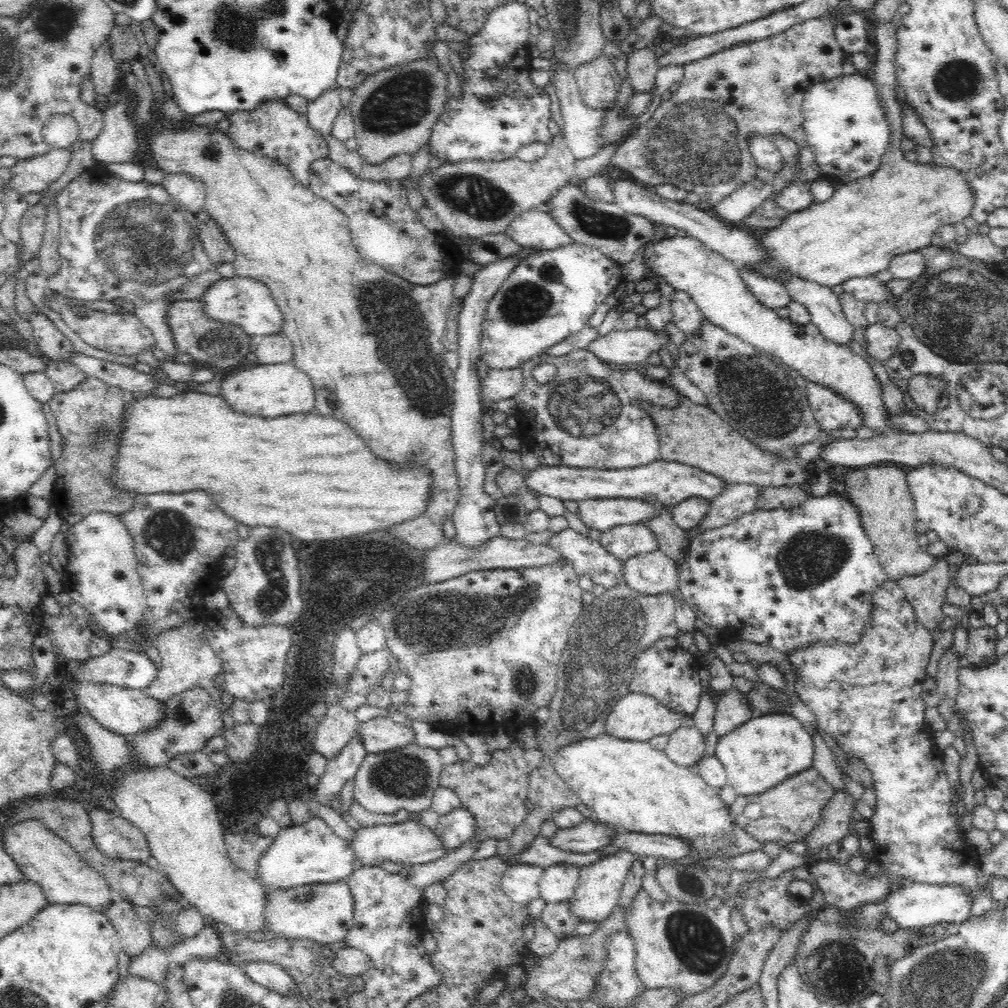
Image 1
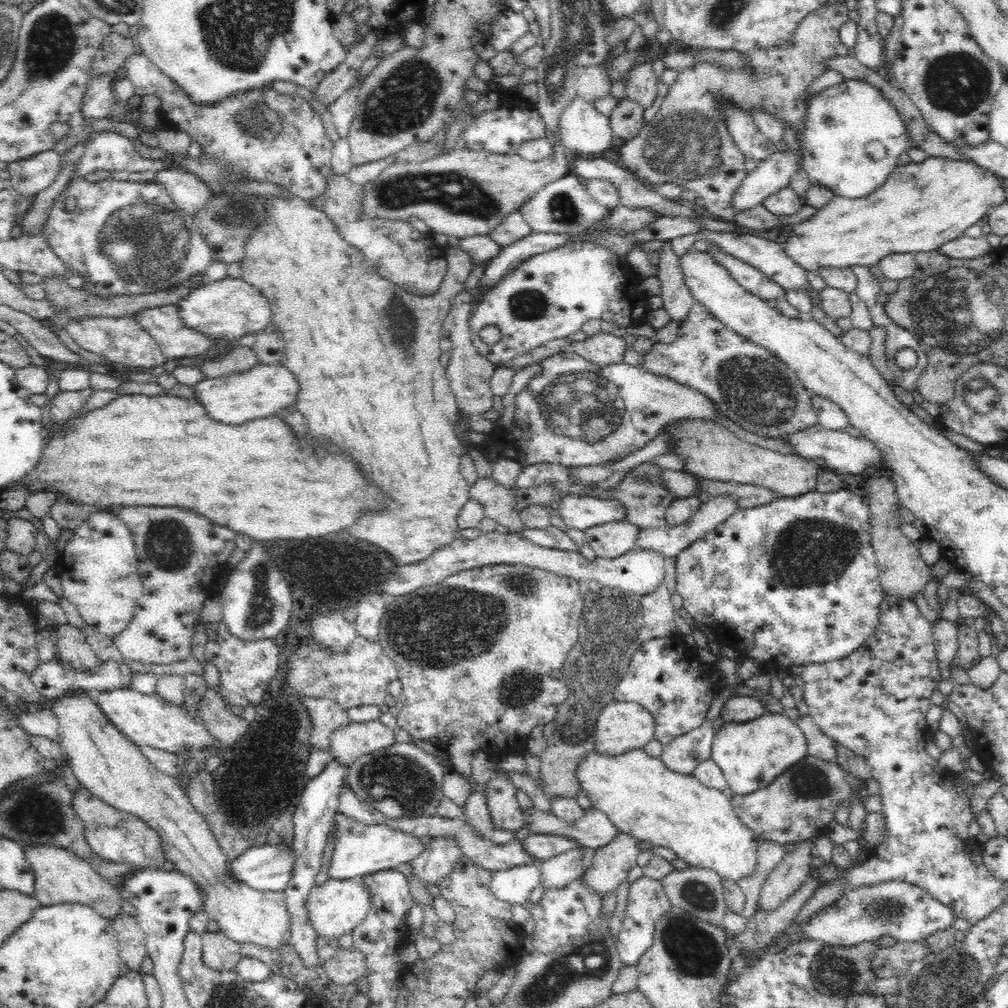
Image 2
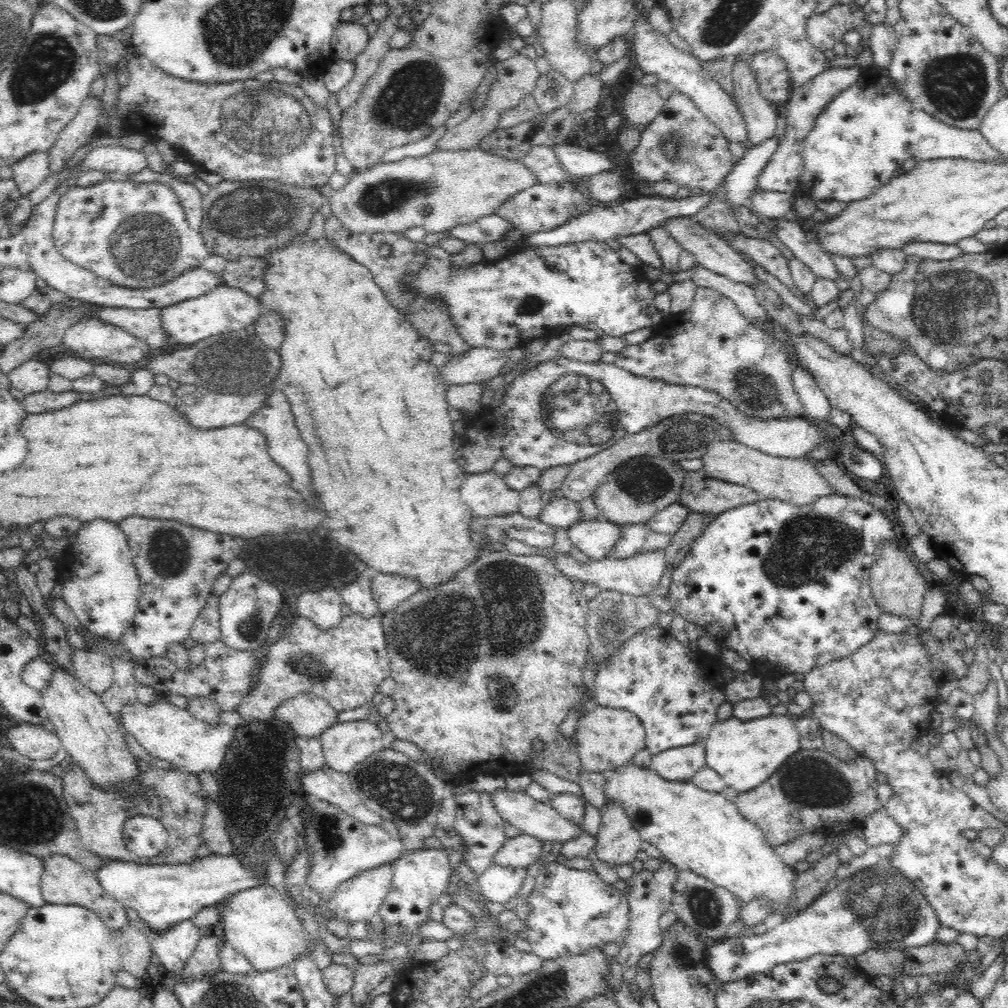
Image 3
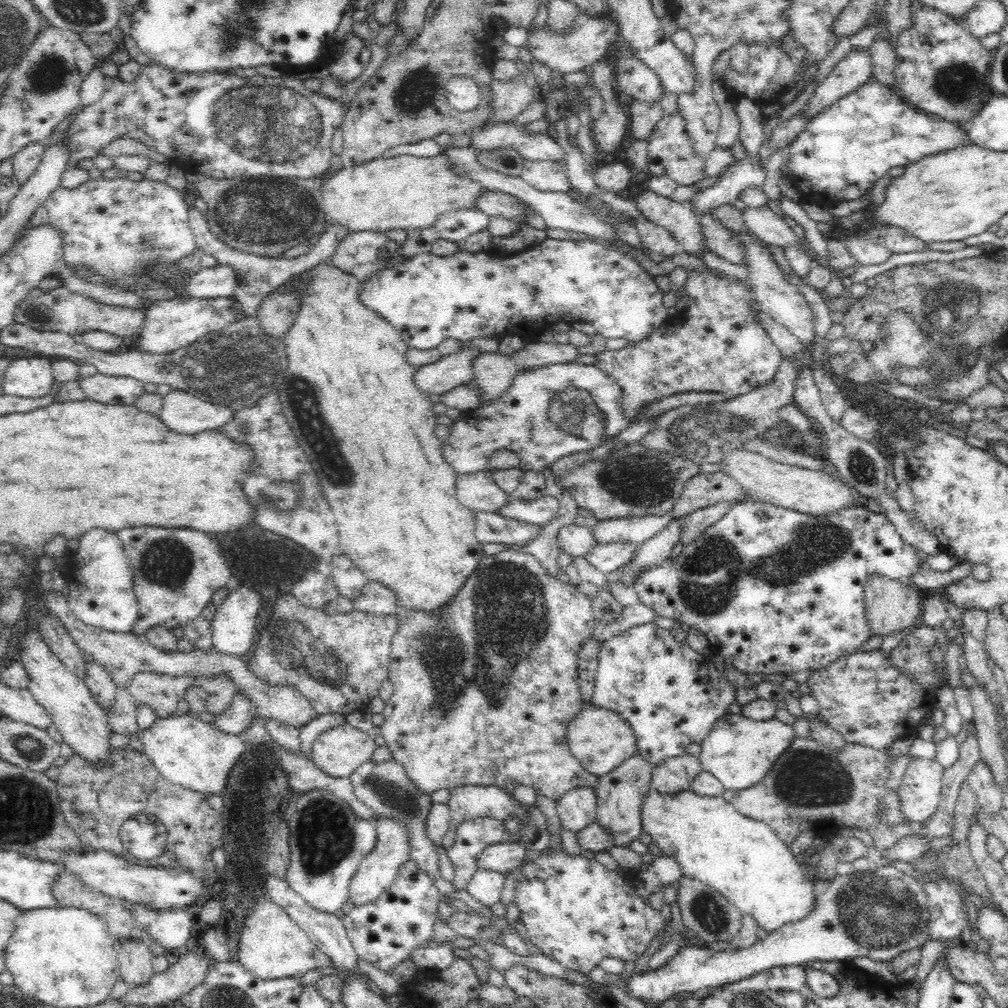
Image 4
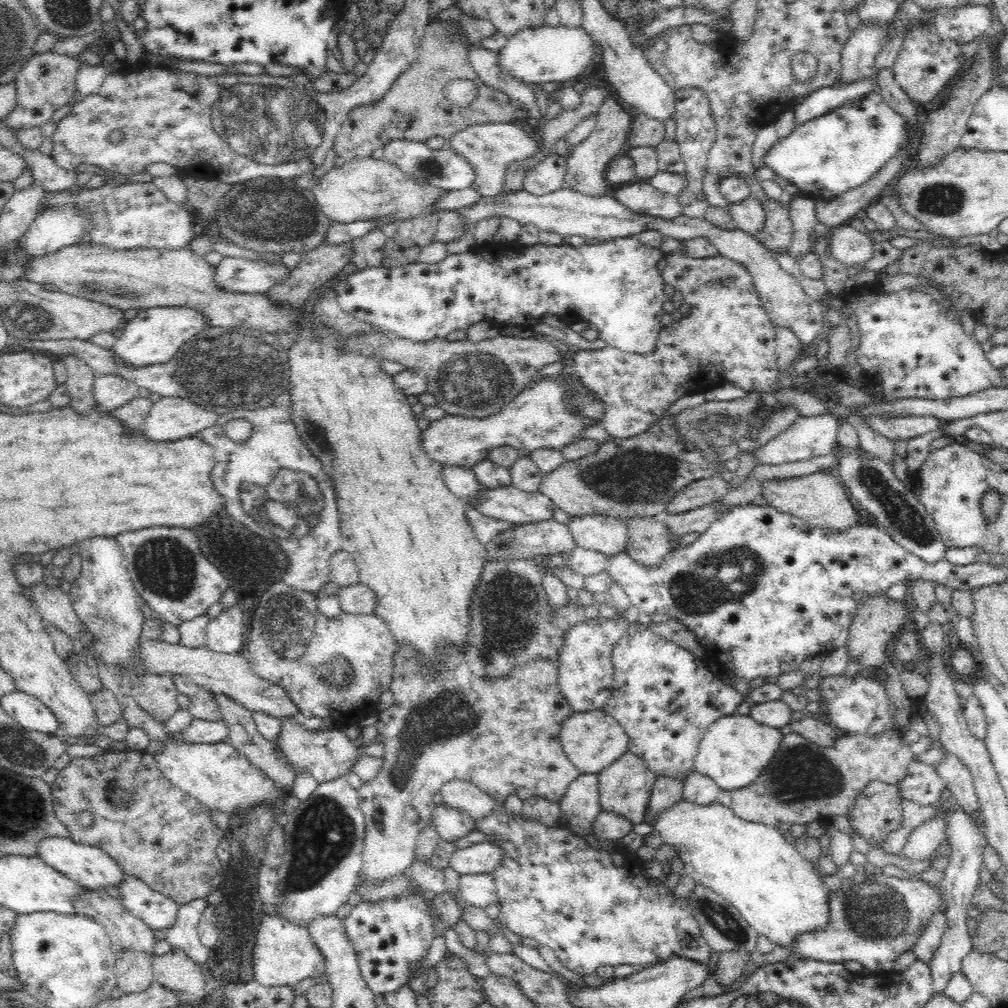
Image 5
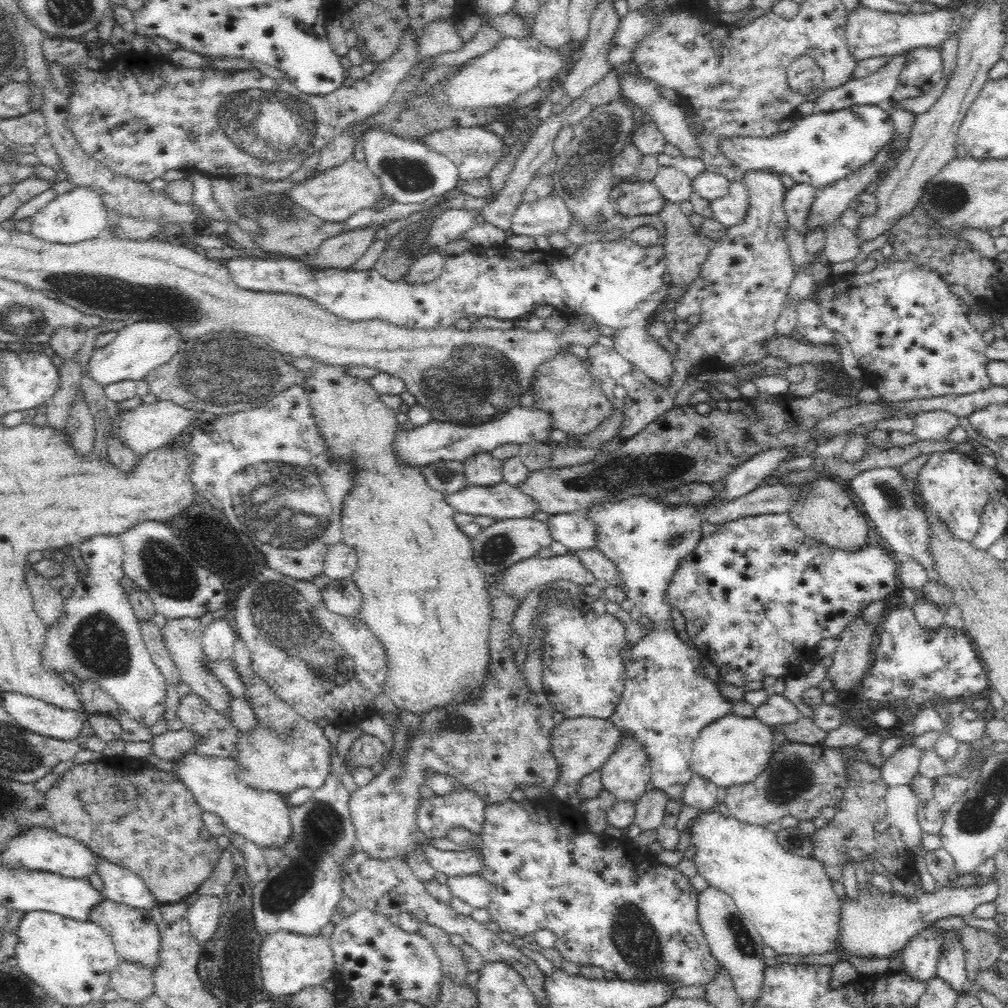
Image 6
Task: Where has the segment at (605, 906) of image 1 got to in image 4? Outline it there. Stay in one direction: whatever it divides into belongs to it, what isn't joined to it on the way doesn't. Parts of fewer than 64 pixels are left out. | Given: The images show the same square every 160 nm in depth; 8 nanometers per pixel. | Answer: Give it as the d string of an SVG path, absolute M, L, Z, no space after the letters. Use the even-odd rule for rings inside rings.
M640 754L633 755L608 774L599 776L597 787L597 812L596 822L600 823L612 833L614 845L628 847L632 840L644 830L642 826L642 804L644 796L651 788L652 770L654 766L646 761Z

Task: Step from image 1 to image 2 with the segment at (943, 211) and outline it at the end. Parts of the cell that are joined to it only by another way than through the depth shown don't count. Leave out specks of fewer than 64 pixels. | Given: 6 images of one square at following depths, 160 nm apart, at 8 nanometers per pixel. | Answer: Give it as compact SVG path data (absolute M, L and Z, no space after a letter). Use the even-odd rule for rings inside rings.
M928 157L919 163L906 160L905 165L897 165L886 182L868 196L844 198L834 195L824 208L816 209L816 214L808 220L794 224L784 243L784 251L806 272L816 274L822 267L869 267L891 254L936 251L945 242L964 235L966 228L974 226L992 207L1004 202L1006 190L1000 176L976 163L938 157Z

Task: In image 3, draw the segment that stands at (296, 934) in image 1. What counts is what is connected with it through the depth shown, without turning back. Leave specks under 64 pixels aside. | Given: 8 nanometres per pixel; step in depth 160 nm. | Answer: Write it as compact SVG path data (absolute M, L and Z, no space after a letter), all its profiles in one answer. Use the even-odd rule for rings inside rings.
M384 863L349 878L331 898L322 900L323 908L335 913L331 918L340 918L347 924L370 921L393 886L393 865Z

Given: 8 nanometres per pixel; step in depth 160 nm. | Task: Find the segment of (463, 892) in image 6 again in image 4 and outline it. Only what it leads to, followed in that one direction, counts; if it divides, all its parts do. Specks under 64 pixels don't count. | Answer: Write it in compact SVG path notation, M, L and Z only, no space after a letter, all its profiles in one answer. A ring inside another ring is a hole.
M478 869L472 875L465 890L484 906L491 907L500 901L506 876L507 873Z

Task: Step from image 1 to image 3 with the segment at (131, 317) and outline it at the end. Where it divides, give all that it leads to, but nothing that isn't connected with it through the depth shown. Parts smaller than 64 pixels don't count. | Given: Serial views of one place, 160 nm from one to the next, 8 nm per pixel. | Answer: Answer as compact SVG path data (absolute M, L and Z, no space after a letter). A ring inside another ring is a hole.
M84 319L76 324L69 326L63 336L63 343L66 348L70 348L76 356L84 359L103 358L108 364L132 364L153 354L152 348L132 336L129 332L122 330L119 326L106 324L101 320Z

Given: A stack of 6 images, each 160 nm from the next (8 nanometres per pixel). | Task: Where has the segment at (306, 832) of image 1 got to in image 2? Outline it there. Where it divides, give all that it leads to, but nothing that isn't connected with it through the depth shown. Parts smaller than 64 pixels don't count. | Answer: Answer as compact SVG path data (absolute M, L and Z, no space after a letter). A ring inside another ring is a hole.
M283 842L280 846L274 845L264 847L250 847L240 856L229 860L229 875L238 882L243 882L259 891L280 891L283 892L290 882L292 869L294 866L291 844Z

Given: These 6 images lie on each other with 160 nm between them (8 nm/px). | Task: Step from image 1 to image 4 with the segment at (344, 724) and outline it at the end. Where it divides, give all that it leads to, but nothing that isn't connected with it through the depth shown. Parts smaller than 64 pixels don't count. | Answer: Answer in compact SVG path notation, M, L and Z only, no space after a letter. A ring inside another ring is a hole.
M45 591L43 596L44 606L48 609L48 613L58 617L60 623L64 625L64 628L76 641L80 650L88 652L94 661L106 669L117 688L127 687L134 675L140 672L158 672L170 676L188 676L188 674L193 674L193 676L218 676L218 674L225 674L236 685L238 694L245 692L245 696L253 702L257 716L263 720L272 718L282 721L286 725L300 728L320 715L316 714L316 711L311 707L310 701L304 698L304 695L298 689L270 685L268 682L256 677L249 669L245 659L218 653L216 650L196 648L190 650L190 652L160 650L160 647L150 644L146 638L134 633L110 632L84 623L73 614L68 599L61 591Z

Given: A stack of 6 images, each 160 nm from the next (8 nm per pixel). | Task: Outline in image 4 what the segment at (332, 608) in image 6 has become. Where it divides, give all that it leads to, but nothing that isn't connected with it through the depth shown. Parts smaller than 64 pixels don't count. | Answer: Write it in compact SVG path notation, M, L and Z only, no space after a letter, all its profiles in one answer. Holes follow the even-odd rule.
M368 581L362 592L353 600L353 610L394 616L399 612L396 599L393 590L384 588L379 582Z

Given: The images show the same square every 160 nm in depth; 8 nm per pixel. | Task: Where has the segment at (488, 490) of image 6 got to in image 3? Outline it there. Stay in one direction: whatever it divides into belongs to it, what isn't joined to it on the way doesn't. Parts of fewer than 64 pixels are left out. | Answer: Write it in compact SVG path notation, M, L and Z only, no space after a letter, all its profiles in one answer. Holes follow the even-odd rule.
M558 496L545 500L544 508L538 520L550 526L565 528L582 522L580 519L580 503Z

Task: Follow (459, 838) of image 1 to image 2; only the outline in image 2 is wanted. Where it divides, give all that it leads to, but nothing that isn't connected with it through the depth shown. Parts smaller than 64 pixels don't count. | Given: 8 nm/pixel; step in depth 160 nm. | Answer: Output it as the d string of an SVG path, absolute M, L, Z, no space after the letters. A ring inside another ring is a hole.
M438 836L431 838L425 849L410 863L413 876L420 878L425 884L437 886L454 868L456 860L462 856L462 851L453 836Z

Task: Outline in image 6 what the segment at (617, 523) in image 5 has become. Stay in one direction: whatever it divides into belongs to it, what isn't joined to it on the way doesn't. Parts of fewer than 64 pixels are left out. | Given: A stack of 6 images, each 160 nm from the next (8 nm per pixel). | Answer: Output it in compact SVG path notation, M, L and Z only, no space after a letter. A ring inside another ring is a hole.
M580 513L553 515L545 521L550 529L550 536L554 541L564 545L570 552L576 550L596 549L596 526L586 516Z

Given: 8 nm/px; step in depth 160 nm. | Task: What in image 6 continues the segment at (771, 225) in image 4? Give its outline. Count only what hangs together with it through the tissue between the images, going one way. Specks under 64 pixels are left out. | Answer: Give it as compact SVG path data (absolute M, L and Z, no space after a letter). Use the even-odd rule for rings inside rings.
M731 181L728 192L723 197L711 201L713 217L724 226L736 226L748 210L749 188L749 181Z

